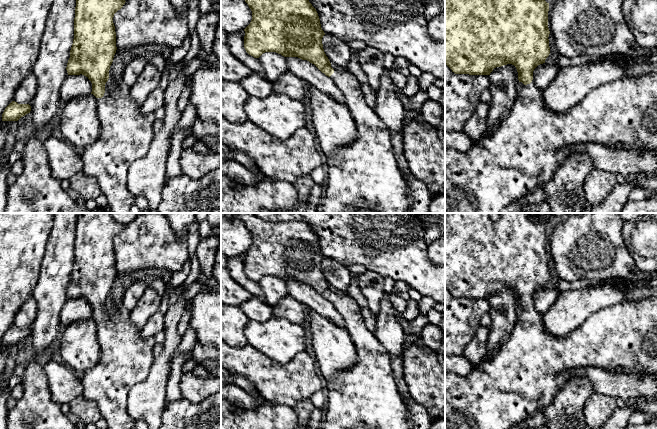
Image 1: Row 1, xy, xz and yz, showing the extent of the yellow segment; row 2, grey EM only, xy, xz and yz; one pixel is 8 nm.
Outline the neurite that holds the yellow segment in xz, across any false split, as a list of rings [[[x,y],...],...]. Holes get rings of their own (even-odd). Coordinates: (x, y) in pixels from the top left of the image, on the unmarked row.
[[[238,213],[242,222],[252,235],[252,244],[244,253],[244,272],[254,282],[259,282],[265,276],[276,276],[284,281],[298,281],[314,288],[322,297],[330,301],[344,319],[346,330],[349,333],[357,352],[357,362],[327,382],[328,390],[326,411],[321,425],[322,429],[411,429],[407,410],[403,399],[397,389],[391,368],[391,356],[386,348],[379,342],[374,333],[370,332],[360,313],[356,301],[346,290],[345,295],[338,295],[326,280],[322,262],[325,259],[321,252],[320,243],[316,233],[309,224],[301,221],[268,222],[258,218],[253,213]]]

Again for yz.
[[[445,213],[445,288],[455,298],[490,299],[496,291],[512,288],[518,296],[518,318],[512,328],[509,339],[500,345],[493,356],[472,369],[466,376],[457,376],[445,371],[445,429],[514,429],[521,422],[534,417],[543,407],[549,405],[556,393],[570,380],[571,372],[578,369],[595,367],[605,371],[615,371],[618,368],[640,366],[642,369],[655,375],[657,374],[657,295],[648,296],[640,300],[626,300],[619,304],[606,307],[592,314],[580,327],[569,335],[555,337],[550,335],[543,323],[543,313],[536,310],[533,303],[534,293],[545,287],[550,278],[548,235],[549,227],[543,223],[532,220],[528,213],[497,213],[498,218],[493,219],[494,213]]]

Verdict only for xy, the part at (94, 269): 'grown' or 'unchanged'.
grown

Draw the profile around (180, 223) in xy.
[[[162,213],[168,219],[168,222],[175,233],[177,239],[181,239],[190,226],[196,221],[195,213]]]

